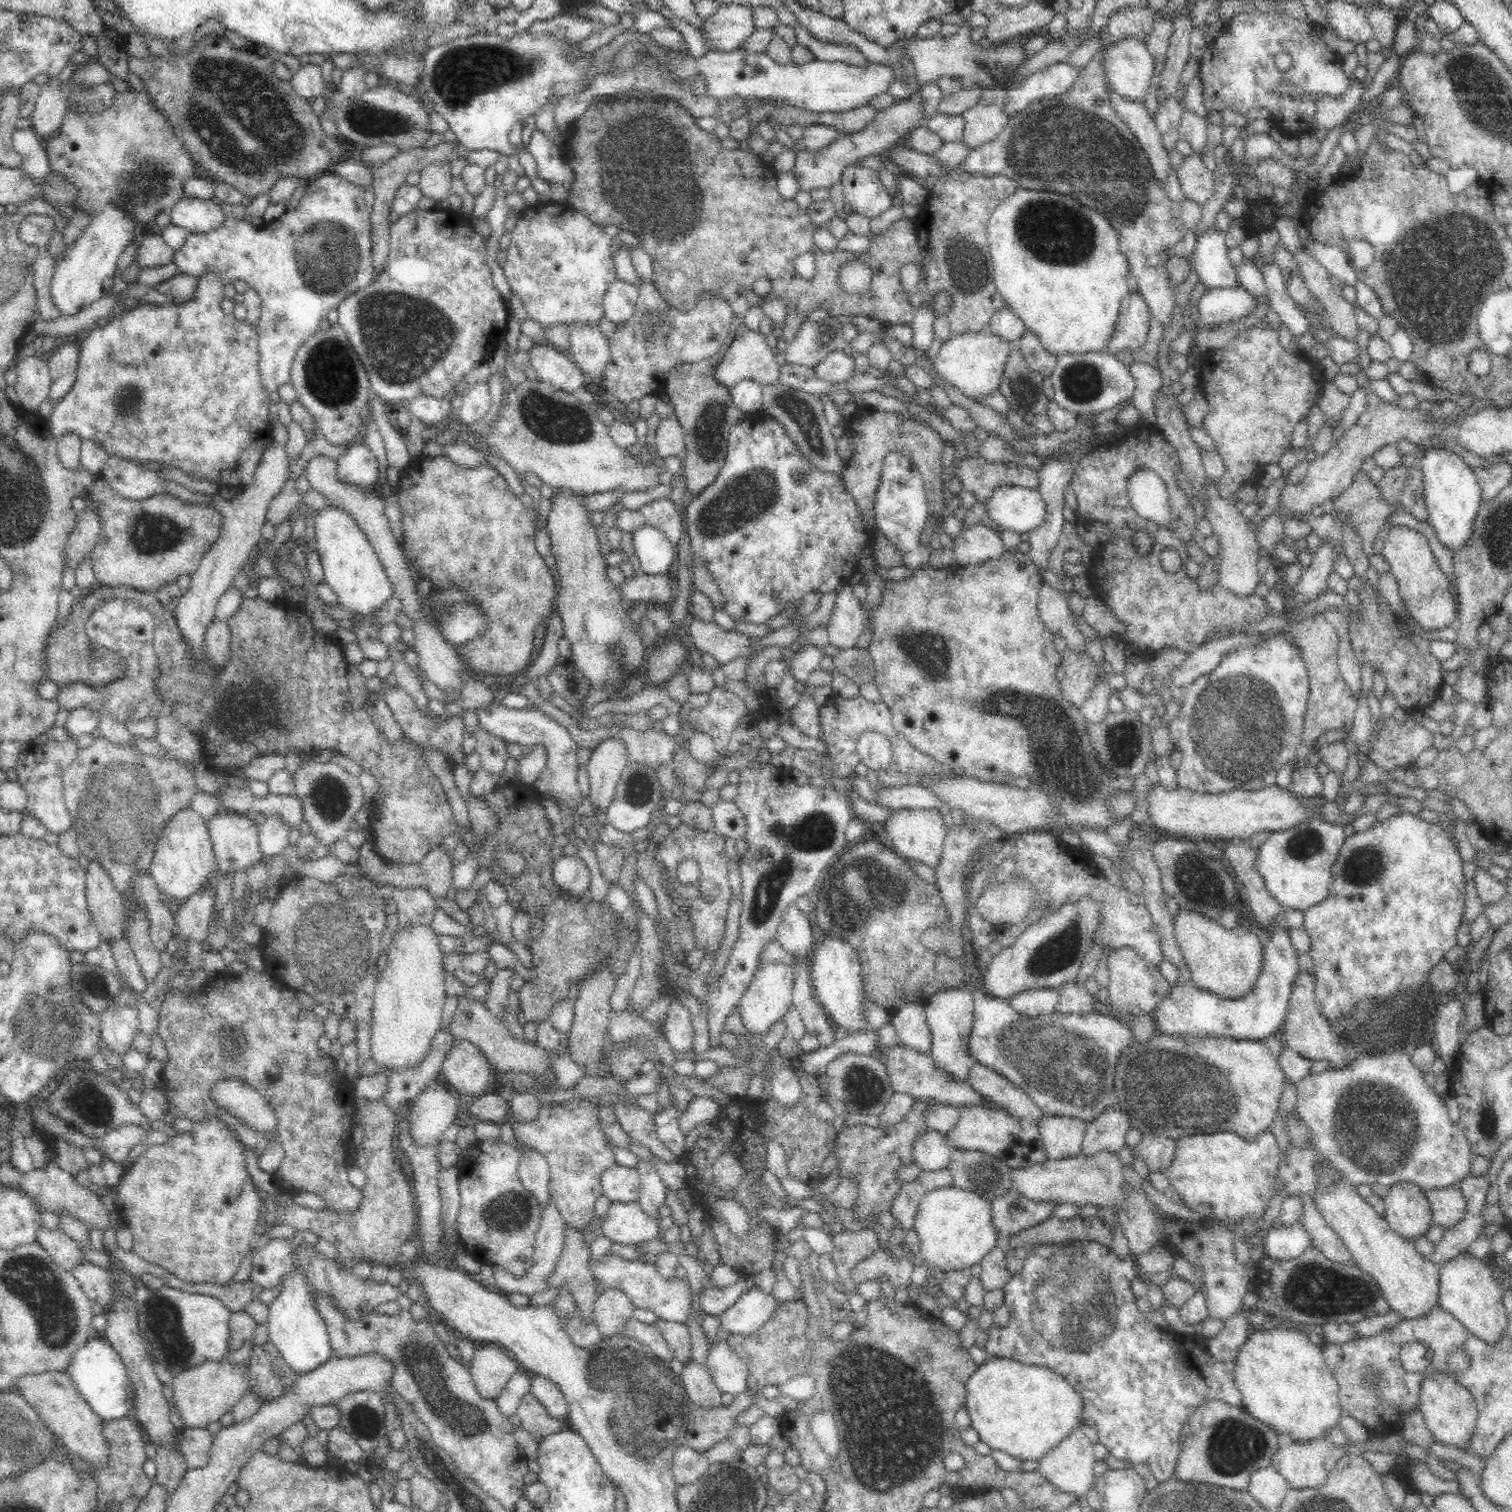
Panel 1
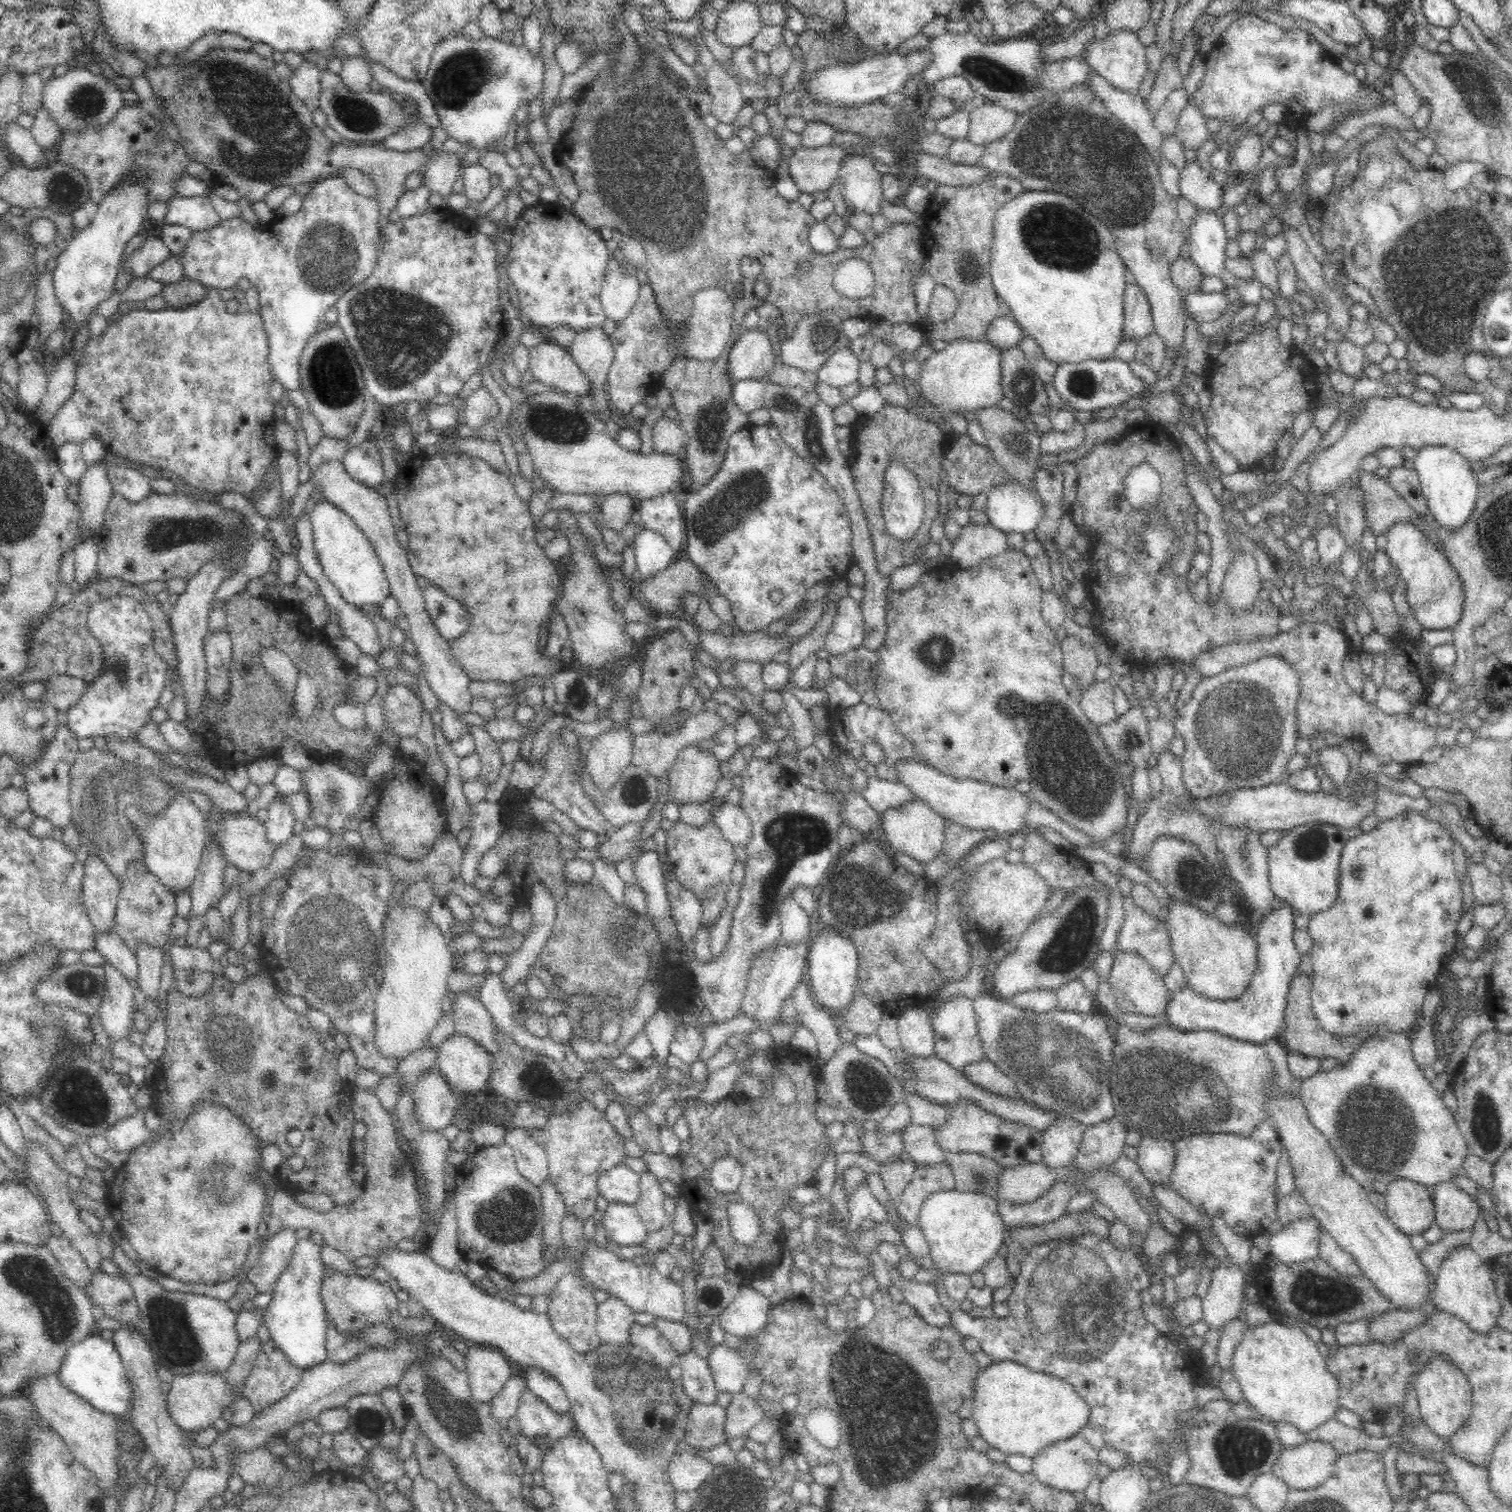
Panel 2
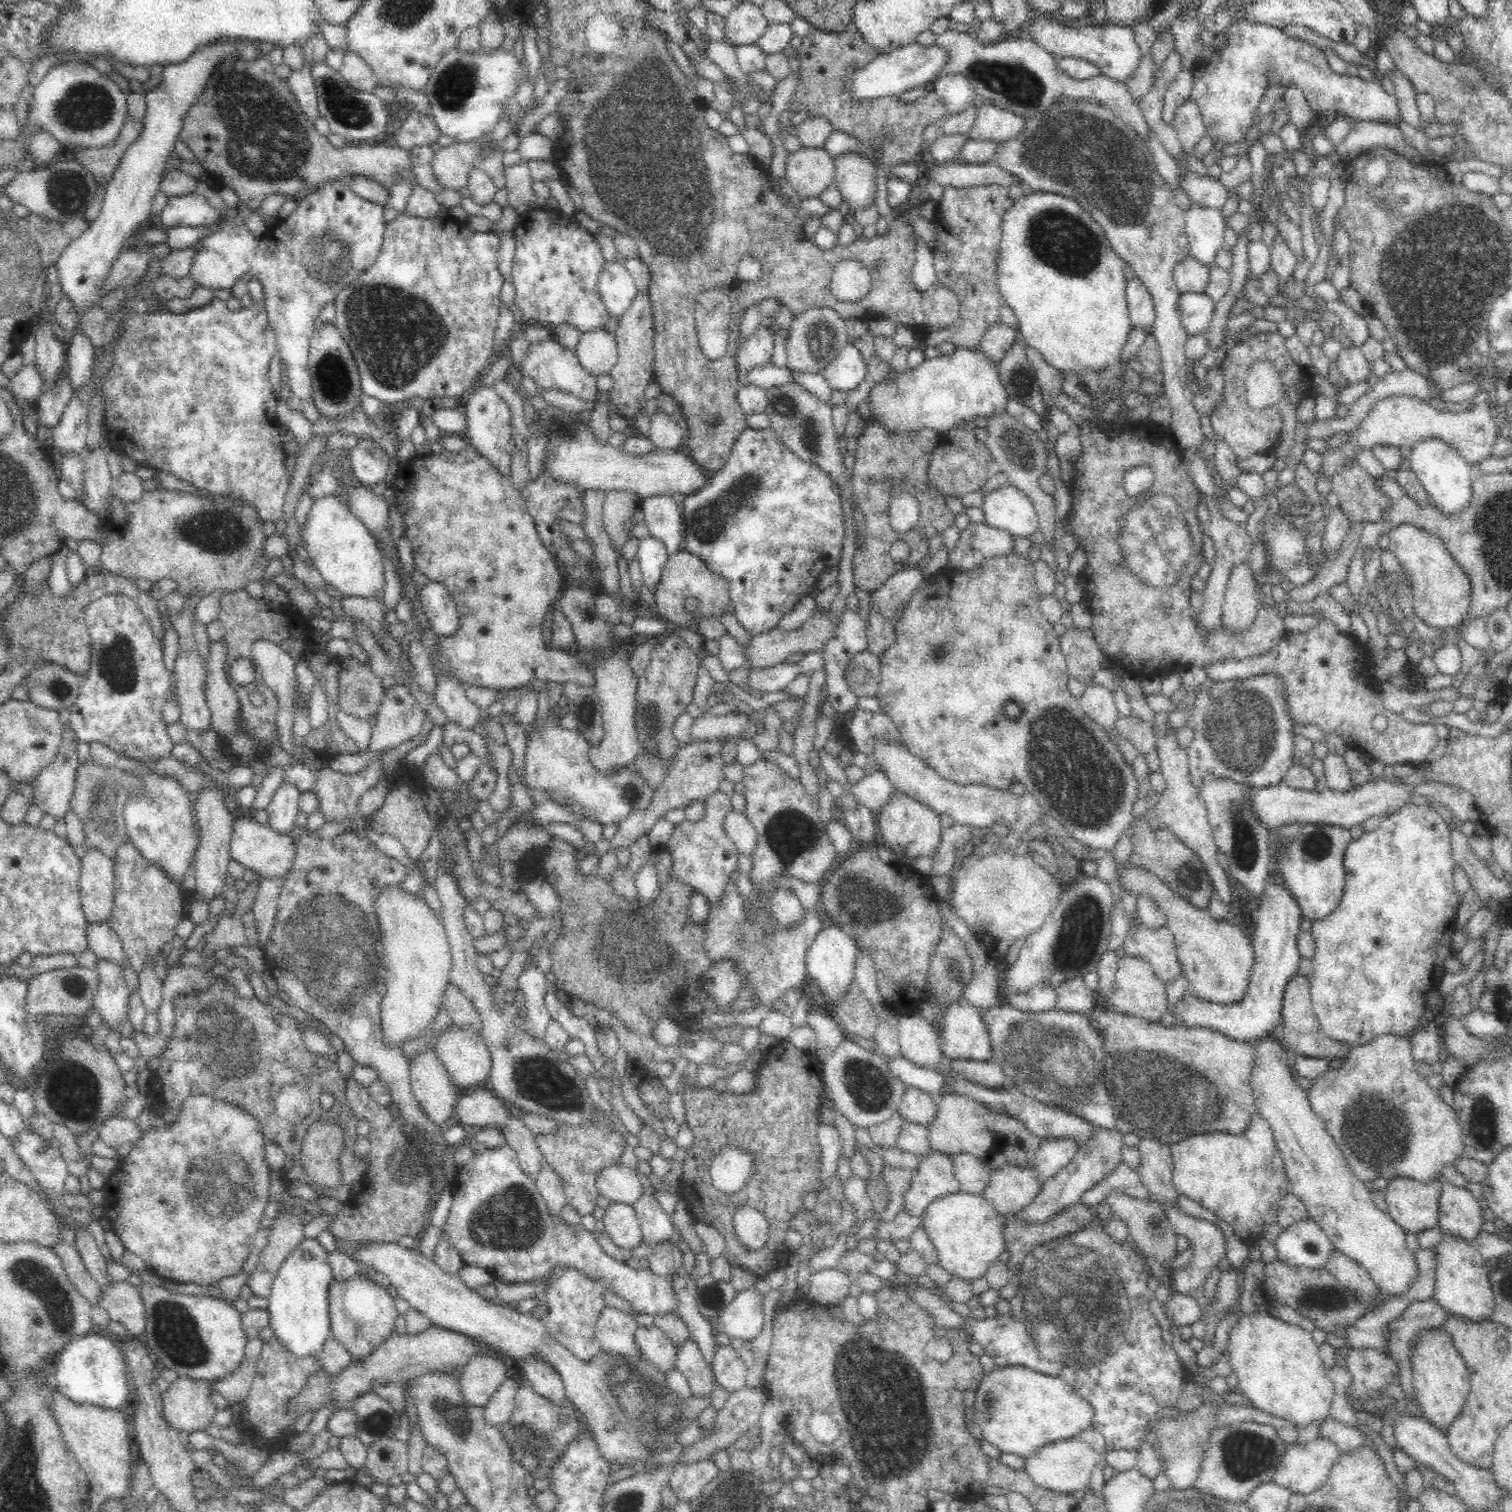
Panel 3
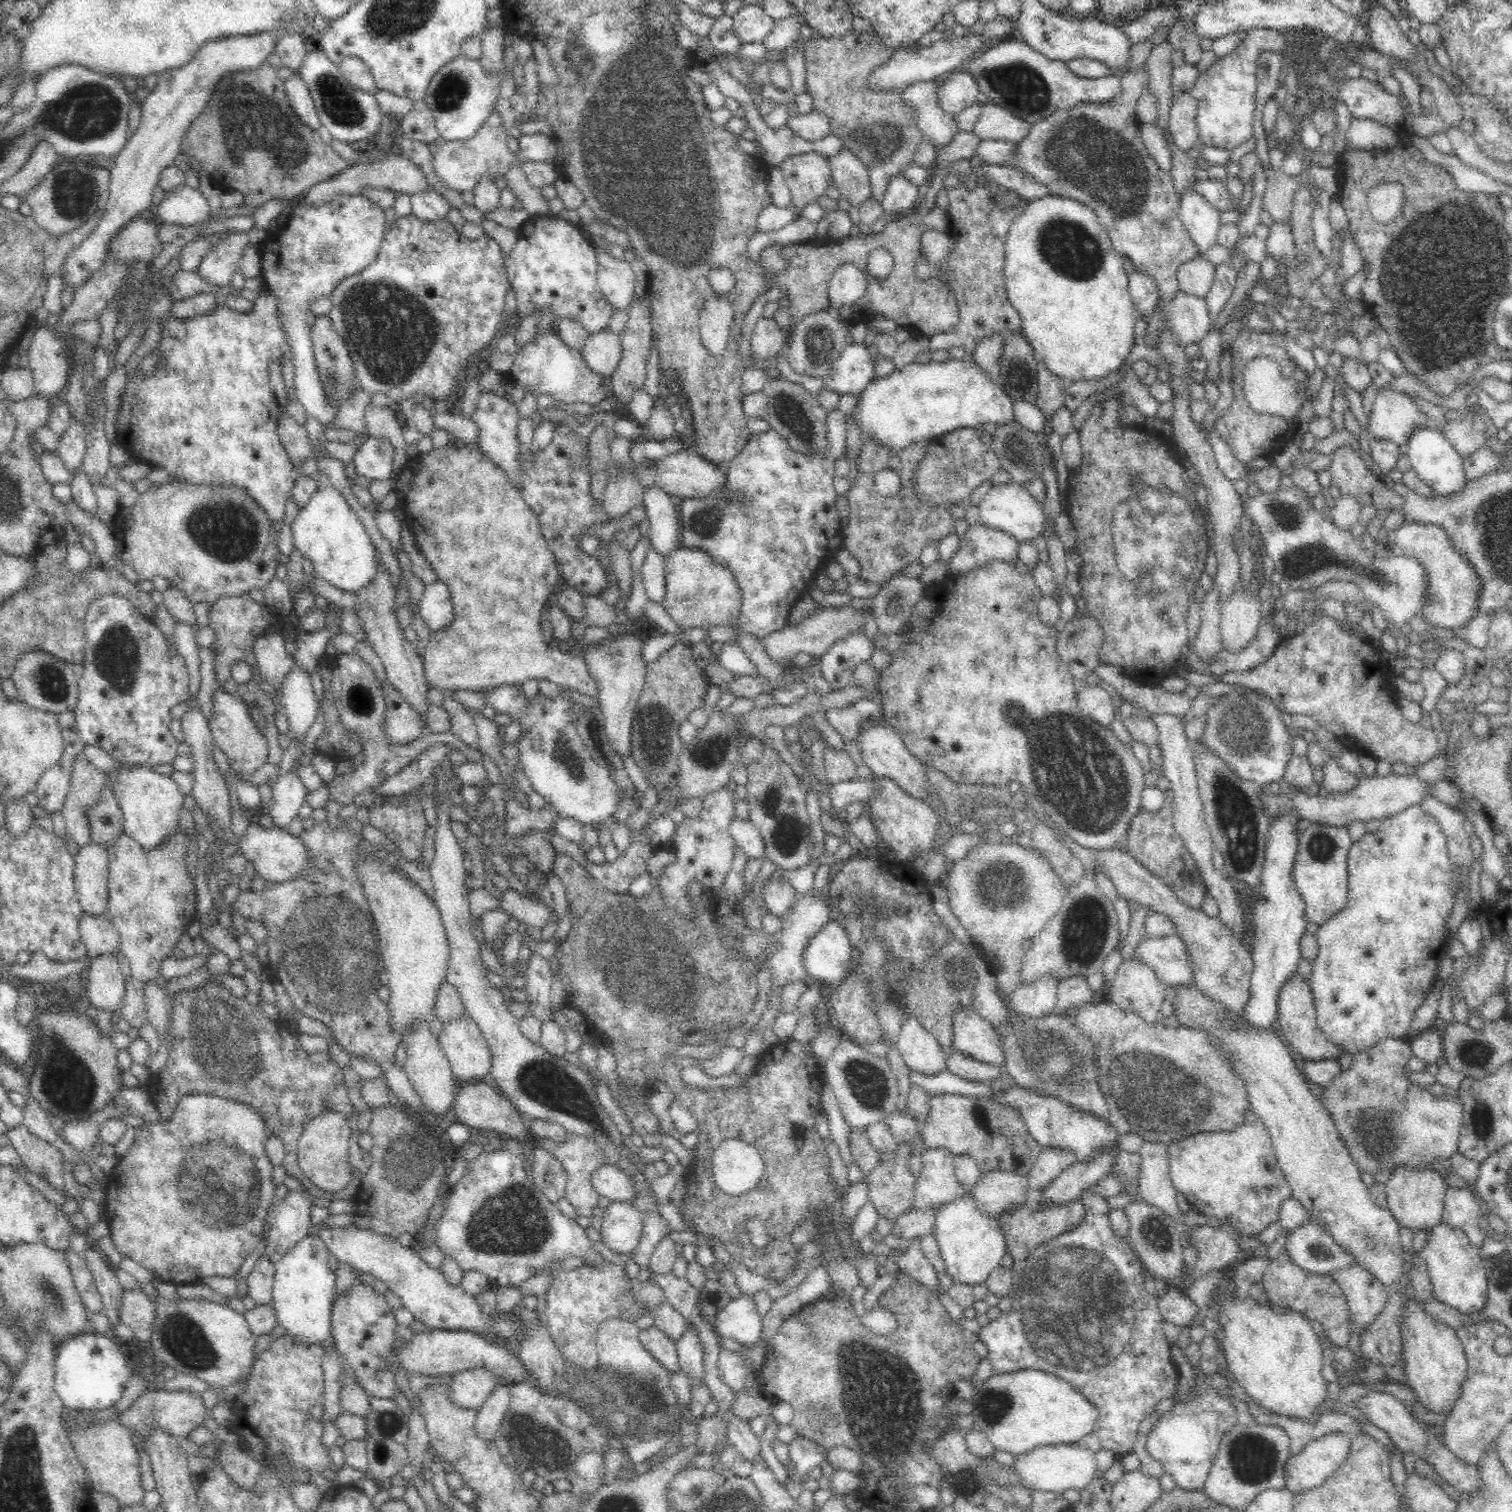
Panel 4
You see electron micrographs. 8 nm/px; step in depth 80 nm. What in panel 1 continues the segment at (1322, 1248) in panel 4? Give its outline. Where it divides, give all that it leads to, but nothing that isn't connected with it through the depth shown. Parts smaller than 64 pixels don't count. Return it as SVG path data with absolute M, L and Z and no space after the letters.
M1299 1220L1278 1228L1270 1227L1263 1243L1265 1256L1286 1262L1297 1259L1314 1247L1310 1233Z

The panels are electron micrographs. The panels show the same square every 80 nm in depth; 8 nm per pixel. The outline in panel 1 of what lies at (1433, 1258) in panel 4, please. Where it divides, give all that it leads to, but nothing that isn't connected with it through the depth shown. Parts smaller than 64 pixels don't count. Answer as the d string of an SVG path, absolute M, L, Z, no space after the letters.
M1465 1251L1444 1262L1439 1269L1437 1307L1453 1315L1471 1334L1495 1344L1506 1329L1507 1315L1499 1274L1490 1262L1481 1261Z

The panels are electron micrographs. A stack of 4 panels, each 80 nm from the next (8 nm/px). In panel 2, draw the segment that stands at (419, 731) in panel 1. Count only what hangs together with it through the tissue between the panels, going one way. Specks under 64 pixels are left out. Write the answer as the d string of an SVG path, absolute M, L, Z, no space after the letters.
M389 684L380 702L384 724L391 736L402 740L420 730L422 701L408 687Z

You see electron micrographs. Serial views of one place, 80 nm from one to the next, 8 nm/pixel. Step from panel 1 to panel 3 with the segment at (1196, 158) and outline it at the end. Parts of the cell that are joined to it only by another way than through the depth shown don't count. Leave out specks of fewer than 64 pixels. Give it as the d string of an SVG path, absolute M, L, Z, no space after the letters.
M1190 171L1183 178L1181 187L1193 204L1212 206L1221 210L1228 200L1228 189L1218 179L1208 175L1198 175Z

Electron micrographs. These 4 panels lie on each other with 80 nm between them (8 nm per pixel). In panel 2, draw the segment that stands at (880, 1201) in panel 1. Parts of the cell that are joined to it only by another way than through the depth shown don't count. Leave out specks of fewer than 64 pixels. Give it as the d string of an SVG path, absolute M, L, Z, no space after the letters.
M867 1131L860 1140L864 1150L879 1164L899 1162L894 1158L902 1154L902 1132L878 1135L876 1131Z

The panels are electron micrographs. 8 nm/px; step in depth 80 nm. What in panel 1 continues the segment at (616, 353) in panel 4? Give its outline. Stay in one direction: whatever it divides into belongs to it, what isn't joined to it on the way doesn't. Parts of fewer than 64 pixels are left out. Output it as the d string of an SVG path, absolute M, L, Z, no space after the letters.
M576 324L570 327L569 348L566 353L585 375L588 383L594 384L597 403L609 403L604 390L604 376L611 360L609 340L604 337L599 326Z

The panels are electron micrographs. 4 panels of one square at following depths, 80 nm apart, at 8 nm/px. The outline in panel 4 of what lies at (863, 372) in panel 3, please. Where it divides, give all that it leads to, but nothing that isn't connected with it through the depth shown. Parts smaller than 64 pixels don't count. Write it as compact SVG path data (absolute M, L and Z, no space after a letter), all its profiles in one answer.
M847 344L839 360L830 369L830 374L823 379L823 388L839 396L859 396L887 368L887 364L876 366L863 344Z

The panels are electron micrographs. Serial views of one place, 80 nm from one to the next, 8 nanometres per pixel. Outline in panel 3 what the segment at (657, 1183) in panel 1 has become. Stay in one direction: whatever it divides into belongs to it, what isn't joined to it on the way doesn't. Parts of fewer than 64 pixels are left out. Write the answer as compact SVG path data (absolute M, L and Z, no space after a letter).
M642 1193L633 1207L641 1224L644 1245L654 1248L658 1243L670 1239L676 1232L671 1215L660 1207L656 1195Z

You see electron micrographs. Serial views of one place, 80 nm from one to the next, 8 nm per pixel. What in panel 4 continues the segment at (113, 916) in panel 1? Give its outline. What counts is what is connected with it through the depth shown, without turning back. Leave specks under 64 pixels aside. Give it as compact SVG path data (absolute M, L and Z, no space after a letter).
M104 845L79 847L74 855L73 885L83 912L102 914L108 902L109 857Z

